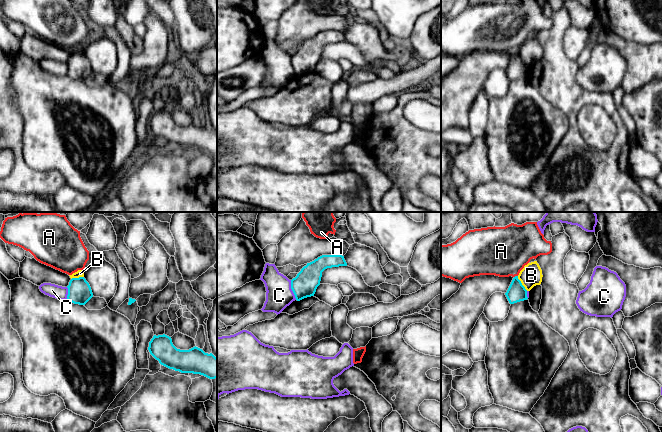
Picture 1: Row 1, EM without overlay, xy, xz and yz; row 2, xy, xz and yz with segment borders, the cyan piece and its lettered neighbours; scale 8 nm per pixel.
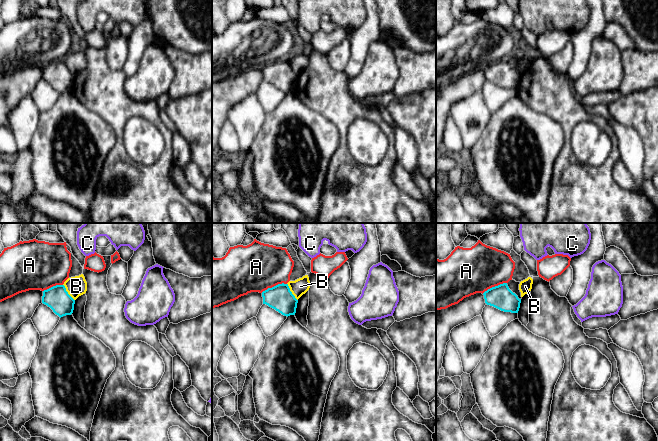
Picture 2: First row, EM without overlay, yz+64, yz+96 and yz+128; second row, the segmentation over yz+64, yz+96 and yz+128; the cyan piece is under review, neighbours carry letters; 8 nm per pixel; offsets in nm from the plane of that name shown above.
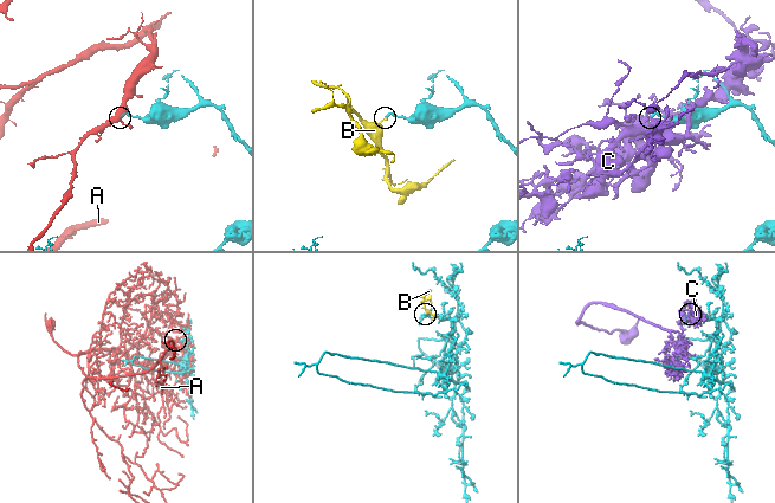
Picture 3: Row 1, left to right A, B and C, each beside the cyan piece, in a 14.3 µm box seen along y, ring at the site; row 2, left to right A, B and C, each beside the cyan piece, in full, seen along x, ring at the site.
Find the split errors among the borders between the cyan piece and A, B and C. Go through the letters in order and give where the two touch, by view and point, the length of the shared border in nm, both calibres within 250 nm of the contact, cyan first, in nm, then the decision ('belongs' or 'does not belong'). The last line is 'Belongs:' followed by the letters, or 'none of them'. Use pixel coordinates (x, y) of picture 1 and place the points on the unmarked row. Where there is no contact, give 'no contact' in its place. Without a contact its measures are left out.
A: yz (515, 52) | 40 nm | 150/400 nm | does not belong
B: yz (521, 59) | 150 nm | 150/180 nm | does not belong
C: xz (292, 66) | 170 nm | 200/220 nm | does not belong
Belongs: none of them

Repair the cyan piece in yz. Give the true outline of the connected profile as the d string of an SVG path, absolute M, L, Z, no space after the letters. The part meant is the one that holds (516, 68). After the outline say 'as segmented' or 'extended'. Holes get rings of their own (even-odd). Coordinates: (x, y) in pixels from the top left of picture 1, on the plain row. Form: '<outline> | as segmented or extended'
M515 52L513 54L505 71L510 80L514 80L528 75L527 66L518 55L518 52Z | as segmented

